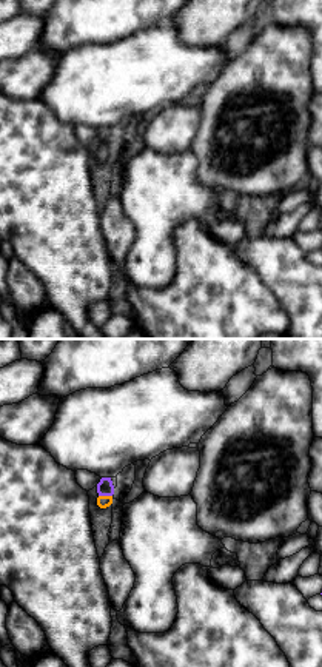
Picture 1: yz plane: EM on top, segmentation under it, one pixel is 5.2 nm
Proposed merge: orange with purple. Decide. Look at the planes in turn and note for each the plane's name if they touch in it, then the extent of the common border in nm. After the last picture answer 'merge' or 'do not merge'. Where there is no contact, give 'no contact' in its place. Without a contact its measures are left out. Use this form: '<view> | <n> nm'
yz | 70 nm

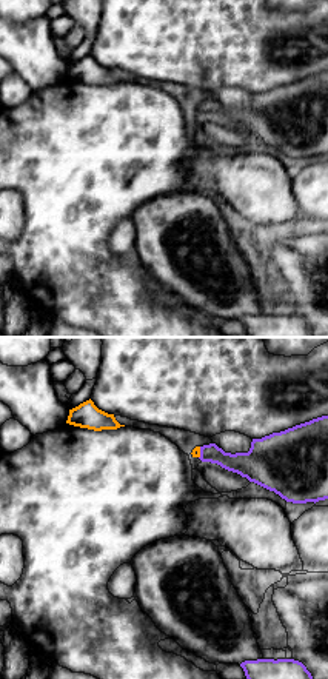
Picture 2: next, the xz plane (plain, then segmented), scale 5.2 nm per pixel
xz | 60 nm

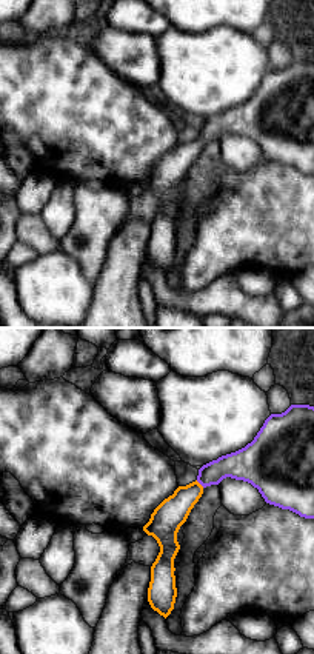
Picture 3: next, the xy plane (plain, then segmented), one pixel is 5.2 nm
xy | 60 nm

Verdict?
merge

